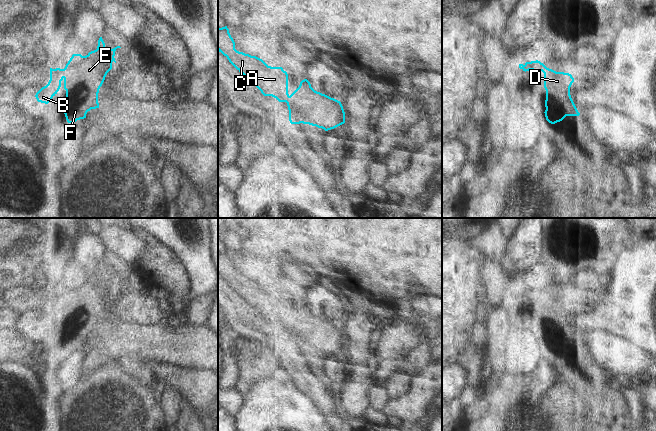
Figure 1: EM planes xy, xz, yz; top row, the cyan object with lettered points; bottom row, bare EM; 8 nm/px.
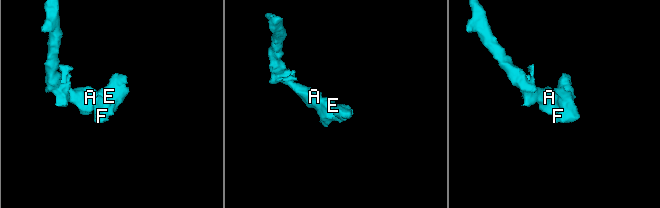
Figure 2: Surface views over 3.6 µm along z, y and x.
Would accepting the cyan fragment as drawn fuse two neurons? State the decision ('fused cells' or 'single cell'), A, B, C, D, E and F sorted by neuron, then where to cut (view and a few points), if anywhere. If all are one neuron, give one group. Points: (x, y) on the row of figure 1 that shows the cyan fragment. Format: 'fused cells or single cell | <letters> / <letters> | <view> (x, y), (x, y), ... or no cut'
single cell | A B C D E F | no cut

